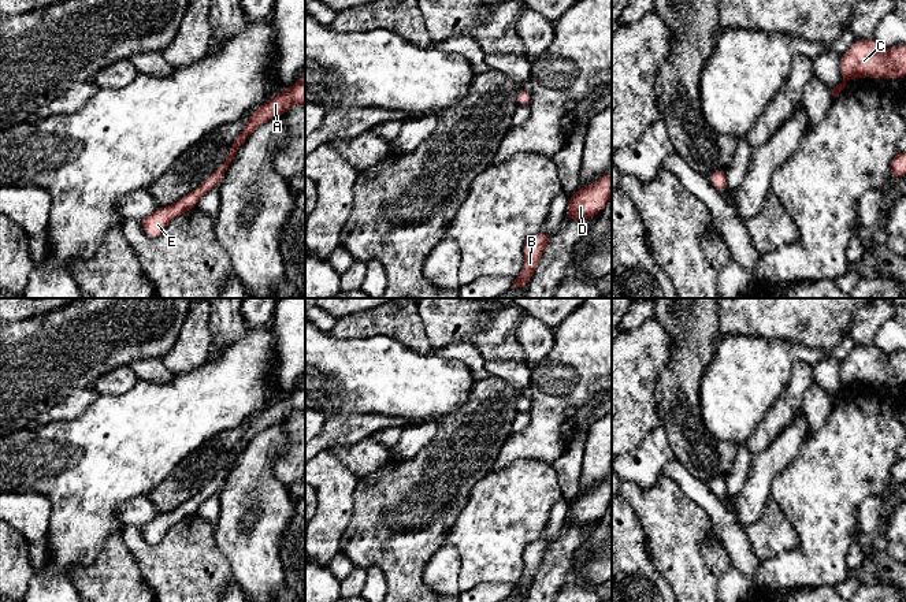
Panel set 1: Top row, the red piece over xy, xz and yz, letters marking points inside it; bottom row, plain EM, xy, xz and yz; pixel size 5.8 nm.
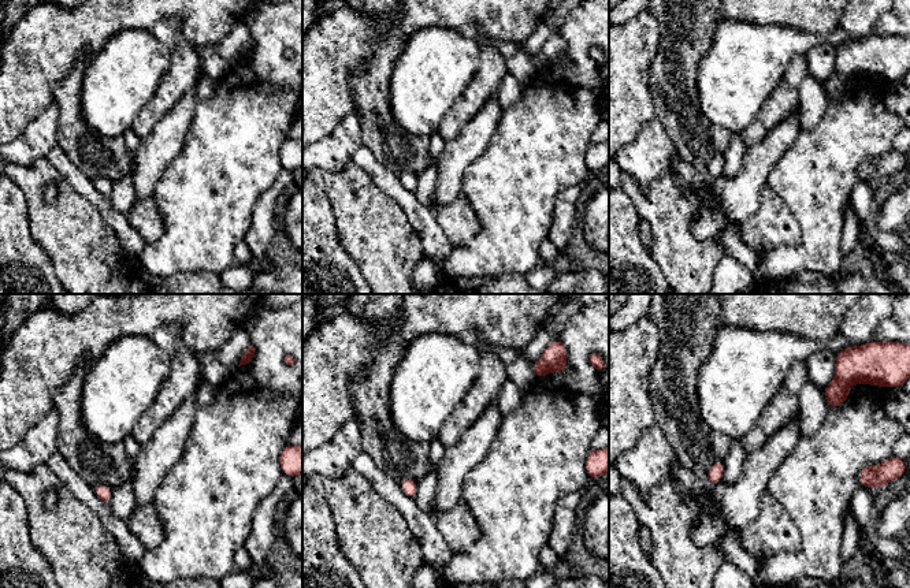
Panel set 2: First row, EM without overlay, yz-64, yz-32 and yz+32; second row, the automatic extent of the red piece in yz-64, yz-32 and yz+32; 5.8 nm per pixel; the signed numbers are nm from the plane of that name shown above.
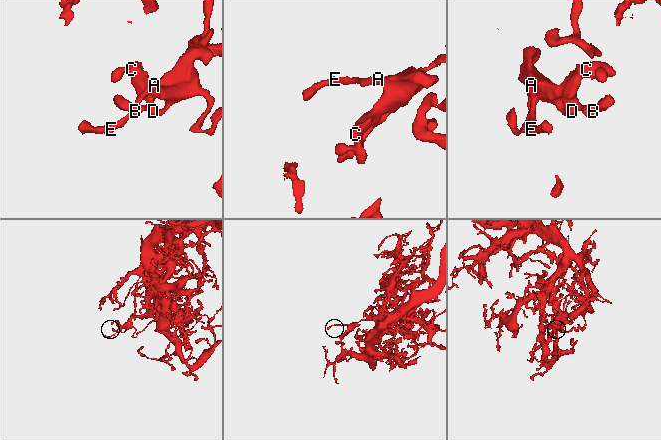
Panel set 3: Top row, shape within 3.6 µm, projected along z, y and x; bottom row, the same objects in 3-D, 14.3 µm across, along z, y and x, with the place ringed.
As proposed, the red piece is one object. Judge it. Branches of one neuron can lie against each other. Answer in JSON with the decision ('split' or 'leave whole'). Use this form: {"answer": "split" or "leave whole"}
{"answer": "leave whole"}

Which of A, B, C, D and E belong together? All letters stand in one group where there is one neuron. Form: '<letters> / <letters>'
A B C D E

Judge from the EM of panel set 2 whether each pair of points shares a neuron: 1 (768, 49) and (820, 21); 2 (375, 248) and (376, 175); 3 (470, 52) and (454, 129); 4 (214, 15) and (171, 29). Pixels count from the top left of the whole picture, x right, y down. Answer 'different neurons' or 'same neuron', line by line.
1: different neurons
2: different neurons
3: different neurons
4: different neurons

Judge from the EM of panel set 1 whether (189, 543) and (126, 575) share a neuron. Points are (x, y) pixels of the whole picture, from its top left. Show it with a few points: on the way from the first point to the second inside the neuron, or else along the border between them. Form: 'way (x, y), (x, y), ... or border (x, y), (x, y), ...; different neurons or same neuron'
way (174, 558), (158, 575), (141, 575); same neuron

